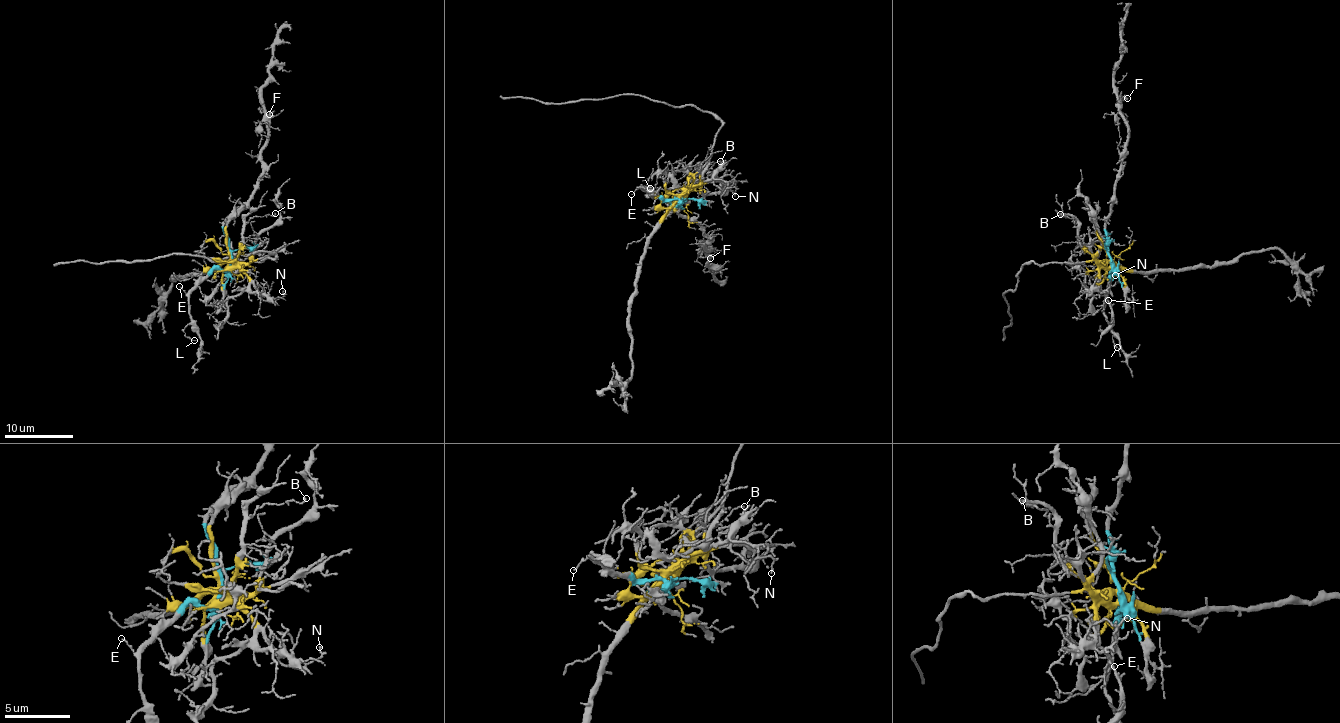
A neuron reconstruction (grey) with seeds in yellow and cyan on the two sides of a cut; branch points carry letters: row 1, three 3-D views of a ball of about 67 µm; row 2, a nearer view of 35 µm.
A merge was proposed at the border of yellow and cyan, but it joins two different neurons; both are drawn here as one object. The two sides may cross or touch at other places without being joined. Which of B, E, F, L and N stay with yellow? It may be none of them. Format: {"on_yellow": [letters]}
{"on_yellow": ["B", "N"]}

